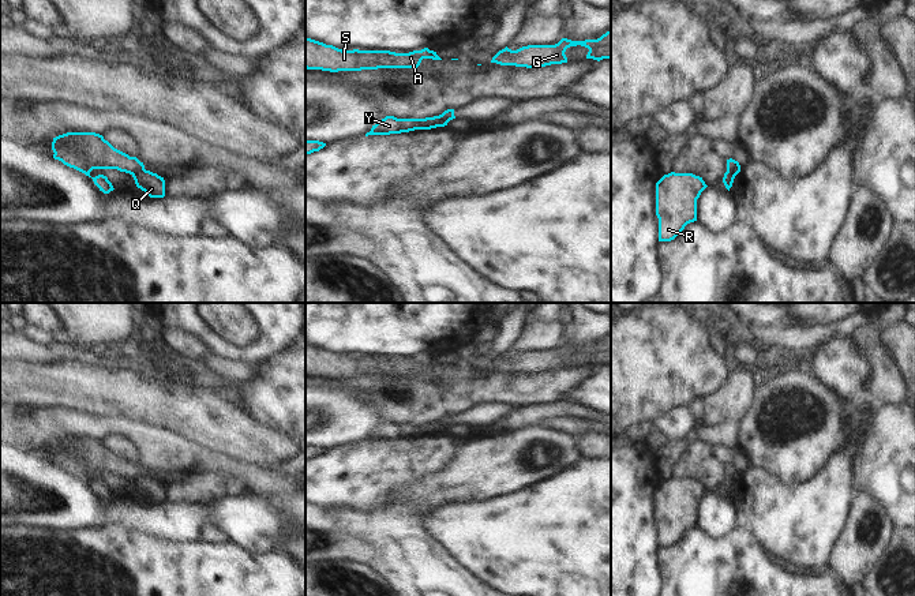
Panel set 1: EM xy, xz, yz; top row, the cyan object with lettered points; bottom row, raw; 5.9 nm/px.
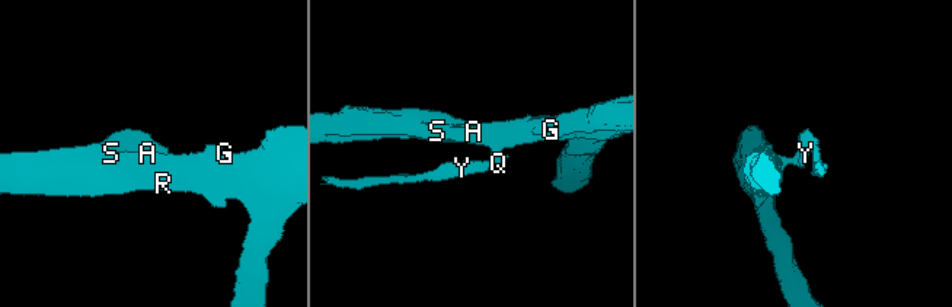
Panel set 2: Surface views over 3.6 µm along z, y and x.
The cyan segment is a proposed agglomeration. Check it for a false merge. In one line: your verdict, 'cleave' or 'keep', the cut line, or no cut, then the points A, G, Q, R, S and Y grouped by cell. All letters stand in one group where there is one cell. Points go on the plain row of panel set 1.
cleave | xy (143, 473), (132, 480) | A G Q R S / Y

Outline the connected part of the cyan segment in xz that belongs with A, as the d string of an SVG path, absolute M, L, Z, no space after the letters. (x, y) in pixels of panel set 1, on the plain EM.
M305 342L305 374L330 378L378 374L417 374L423 364L442 366L424 353L409 359L390 356L342 356Z

